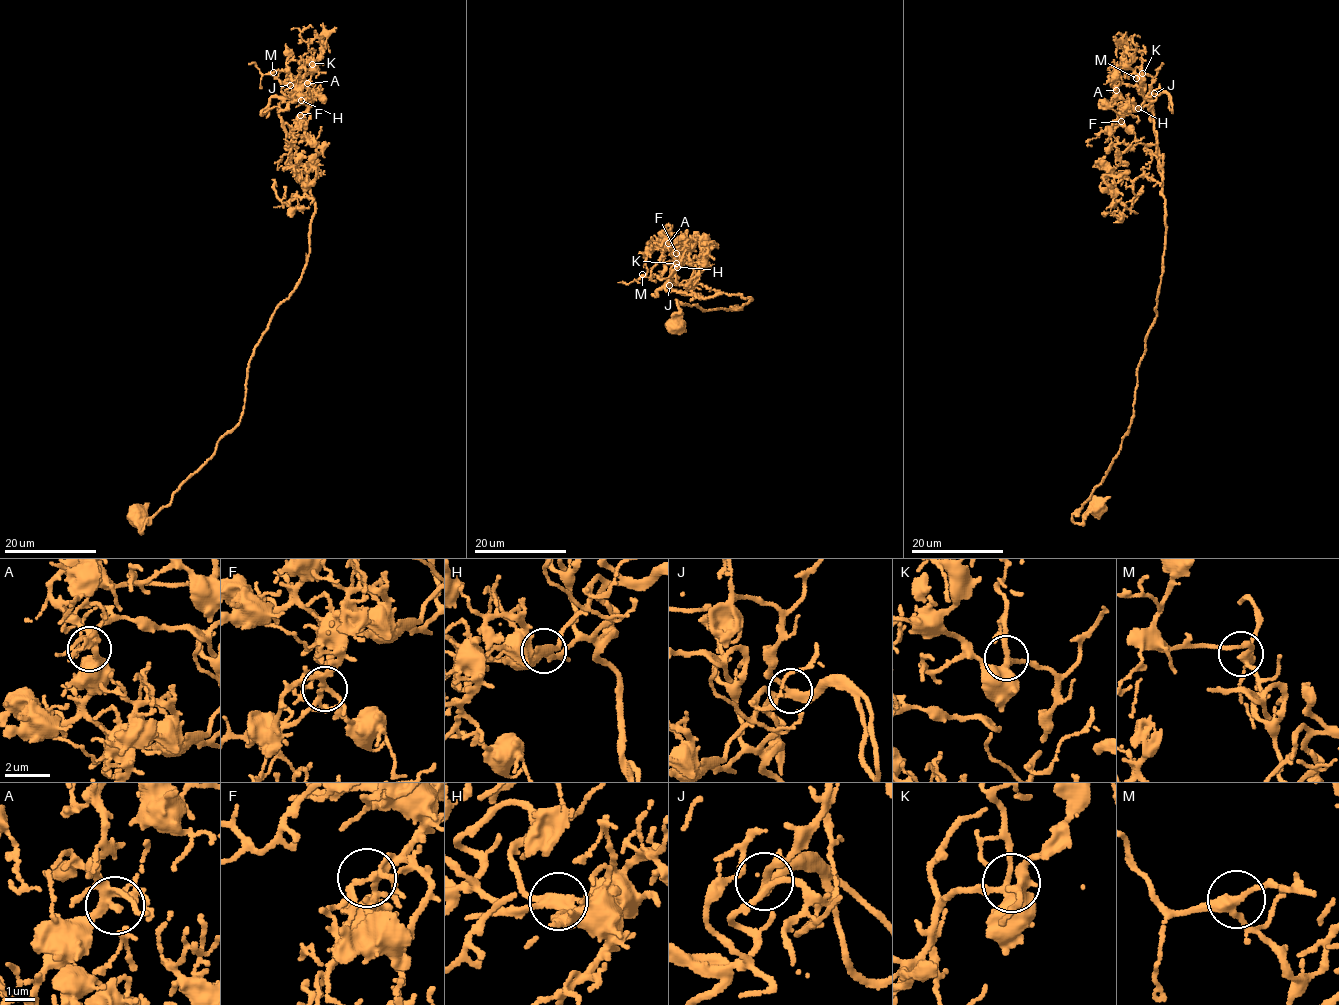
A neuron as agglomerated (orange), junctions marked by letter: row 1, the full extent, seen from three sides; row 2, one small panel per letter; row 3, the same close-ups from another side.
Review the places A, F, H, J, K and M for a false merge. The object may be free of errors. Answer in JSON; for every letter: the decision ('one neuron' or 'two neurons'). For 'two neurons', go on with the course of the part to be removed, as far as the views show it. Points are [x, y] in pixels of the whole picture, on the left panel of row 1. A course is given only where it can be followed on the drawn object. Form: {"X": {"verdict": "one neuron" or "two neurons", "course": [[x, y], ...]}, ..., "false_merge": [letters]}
{"A": {"verdict": "one neuron"}, "F": {"verdict": "one neuron"}, "H": {"verdict": "one neuron"}, "J": {"verdict": "one neuron"}, "K": {"verdict": "one neuron"}, "M": {"verdict": "one neuron"}, "false_merge": []}

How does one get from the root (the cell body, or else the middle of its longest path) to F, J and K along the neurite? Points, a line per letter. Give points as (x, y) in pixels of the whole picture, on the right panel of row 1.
F: (1094, 505), (1073, 521), (1132, 418), (1164, 252), (1153, 114), (1147, 106), (1123, 110), (1121, 121)
J: (1094, 505), (1082, 522), (1073, 521), (1120, 449), (1157, 313), (1166, 224), (1148, 105), (1154, 93)
K: (1094, 505), (1073, 521), (1132, 418), (1164, 252), (1152, 78), (1142, 73)

